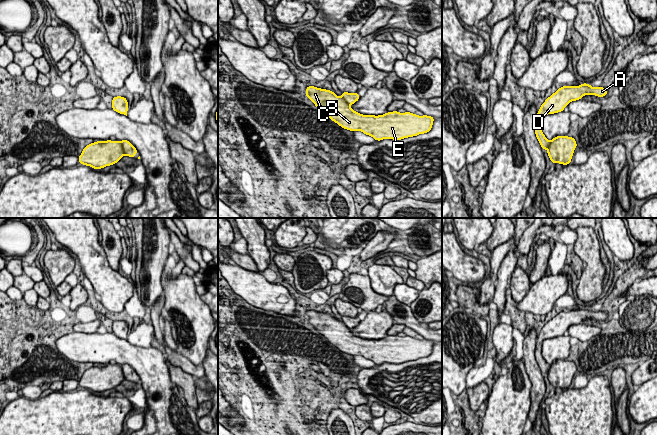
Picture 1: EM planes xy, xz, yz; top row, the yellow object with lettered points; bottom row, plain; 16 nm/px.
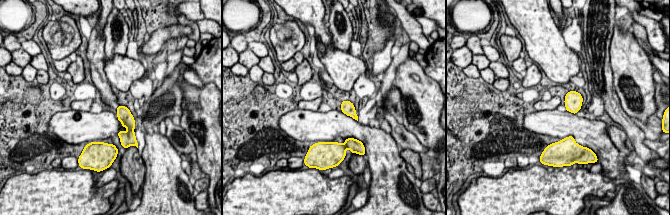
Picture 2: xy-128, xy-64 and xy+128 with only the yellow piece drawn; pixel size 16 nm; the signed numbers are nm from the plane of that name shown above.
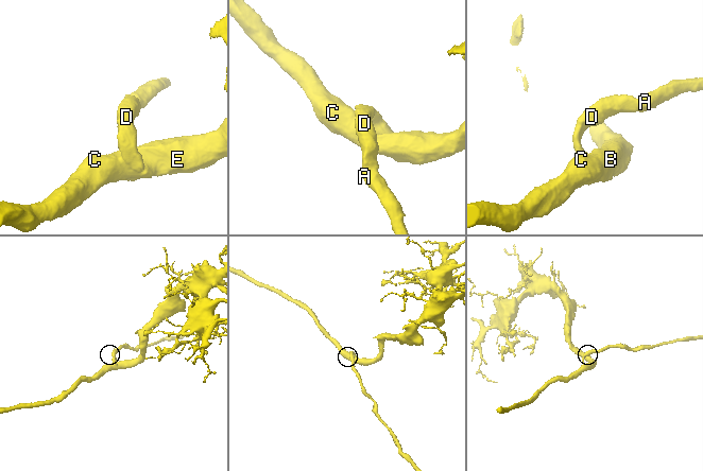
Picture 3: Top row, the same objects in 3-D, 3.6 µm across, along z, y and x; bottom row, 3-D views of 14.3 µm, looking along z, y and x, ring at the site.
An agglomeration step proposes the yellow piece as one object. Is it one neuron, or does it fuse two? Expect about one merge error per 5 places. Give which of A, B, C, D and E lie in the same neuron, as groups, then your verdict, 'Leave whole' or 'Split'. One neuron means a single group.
Groups: A B C D E. Leave whole

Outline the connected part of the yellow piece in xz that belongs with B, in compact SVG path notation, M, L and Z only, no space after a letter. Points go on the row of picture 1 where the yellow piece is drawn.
M308 86L306 97L342 128L353 132L361 131L377 141L401 140L428 133L435 119L427 115L419 116L398 111L378 116L360 114L350 107L359 100L358 93L342 92L342 96L339 97L333 91Z

